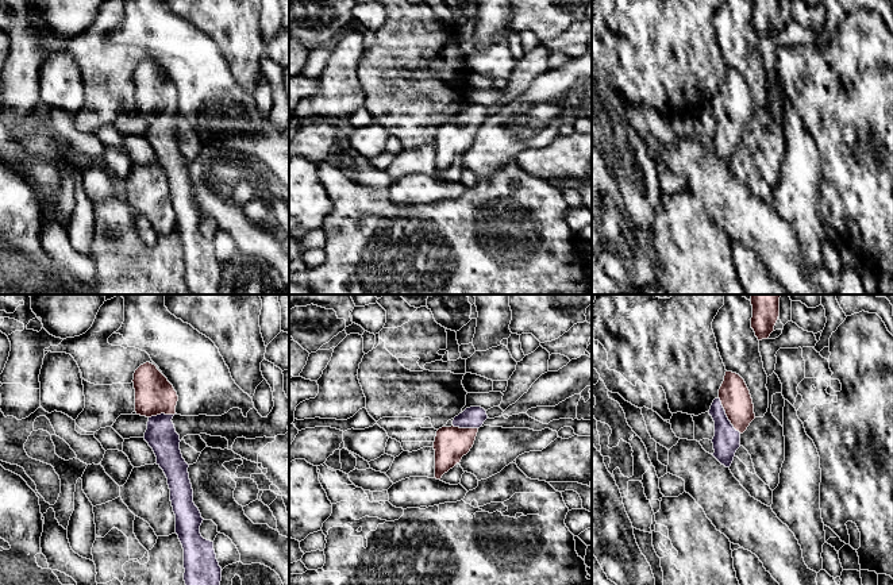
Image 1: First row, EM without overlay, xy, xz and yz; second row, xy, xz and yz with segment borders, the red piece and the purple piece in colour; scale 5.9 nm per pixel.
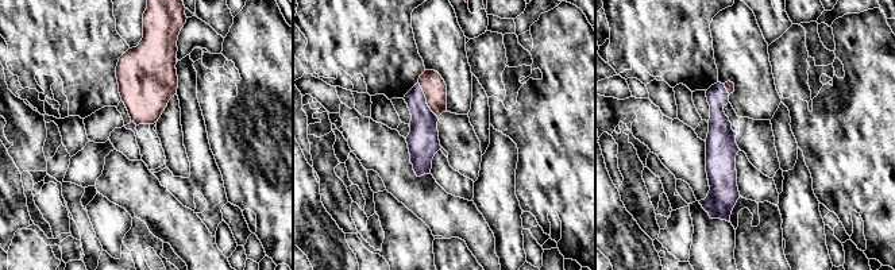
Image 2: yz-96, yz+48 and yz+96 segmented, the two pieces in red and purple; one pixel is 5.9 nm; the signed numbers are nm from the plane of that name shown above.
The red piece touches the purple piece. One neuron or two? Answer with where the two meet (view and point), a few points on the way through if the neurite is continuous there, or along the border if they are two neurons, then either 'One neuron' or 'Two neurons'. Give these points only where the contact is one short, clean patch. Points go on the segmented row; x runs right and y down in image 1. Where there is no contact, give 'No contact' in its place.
Touches red at yz (727, 416). Path across: yz (735, 397), (734, 410), (727, 416), (726, 442). One neuron

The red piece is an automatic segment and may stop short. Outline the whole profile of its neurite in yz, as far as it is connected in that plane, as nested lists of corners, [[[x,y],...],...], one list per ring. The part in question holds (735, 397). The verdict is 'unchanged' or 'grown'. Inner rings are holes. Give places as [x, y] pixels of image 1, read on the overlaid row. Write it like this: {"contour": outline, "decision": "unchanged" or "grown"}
{"contour": [[[725,372],[719,397],[713,400],[709,415],[715,422],[712,455],[730,467],[740,447],[740,435],[755,419],[750,390],[739,374]]], "decision": "grown"}

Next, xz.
{"contour": [[[481,407],[466,408],[454,417],[451,427],[442,427],[436,431],[435,477],[440,480],[444,473],[461,462],[474,444],[478,428],[488,419],[486,411]]], "decision": "grown"}

